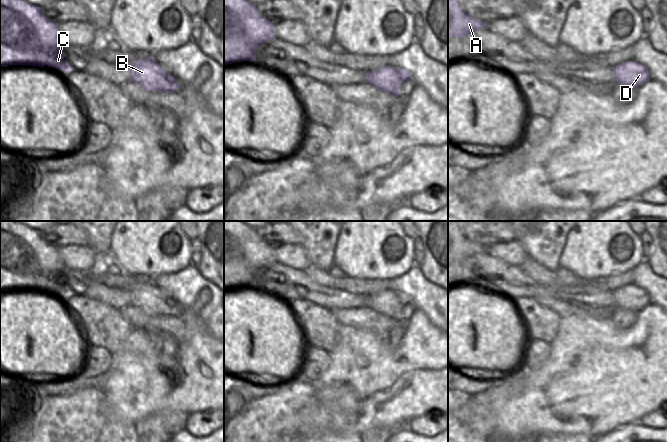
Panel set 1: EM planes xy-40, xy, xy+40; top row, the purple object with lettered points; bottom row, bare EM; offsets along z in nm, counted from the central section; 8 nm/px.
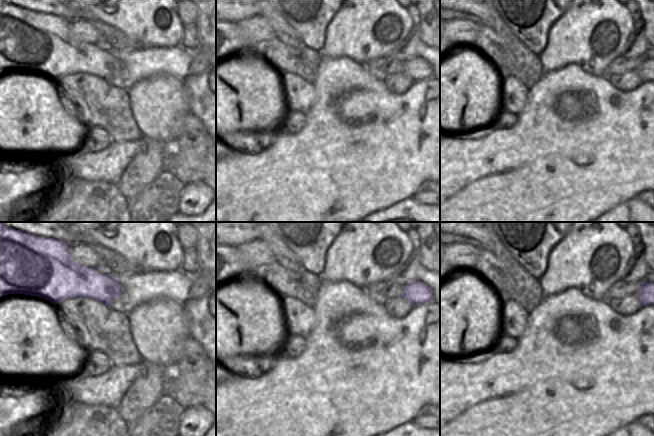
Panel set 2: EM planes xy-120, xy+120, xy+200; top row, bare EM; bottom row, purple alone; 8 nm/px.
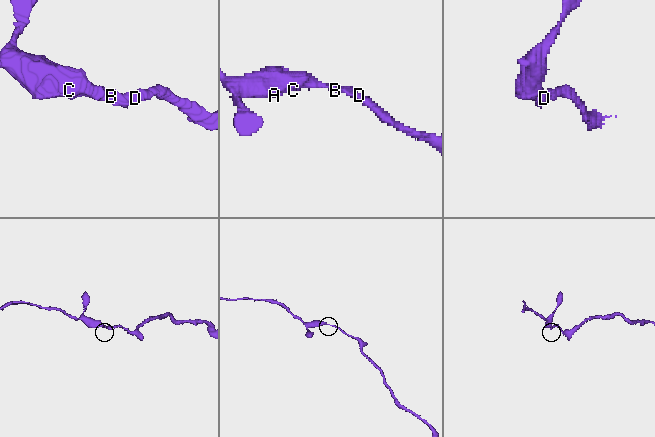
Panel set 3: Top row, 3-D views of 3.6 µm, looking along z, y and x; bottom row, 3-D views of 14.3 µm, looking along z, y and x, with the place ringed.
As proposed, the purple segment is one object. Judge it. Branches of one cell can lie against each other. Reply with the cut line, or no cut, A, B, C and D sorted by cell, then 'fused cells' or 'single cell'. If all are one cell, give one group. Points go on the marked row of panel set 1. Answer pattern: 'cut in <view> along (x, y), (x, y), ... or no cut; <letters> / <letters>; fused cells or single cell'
no cut; A B C D; single cell

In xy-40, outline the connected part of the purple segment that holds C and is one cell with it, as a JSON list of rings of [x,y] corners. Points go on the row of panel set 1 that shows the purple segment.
[[[0,0],[0,67],[48,65],[68,74],[73,69],[61,49],[65,43],[58,23],[45,17],[40,7],[23,0]]]

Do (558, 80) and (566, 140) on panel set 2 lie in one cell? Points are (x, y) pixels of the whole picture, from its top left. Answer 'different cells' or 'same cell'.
same cell

